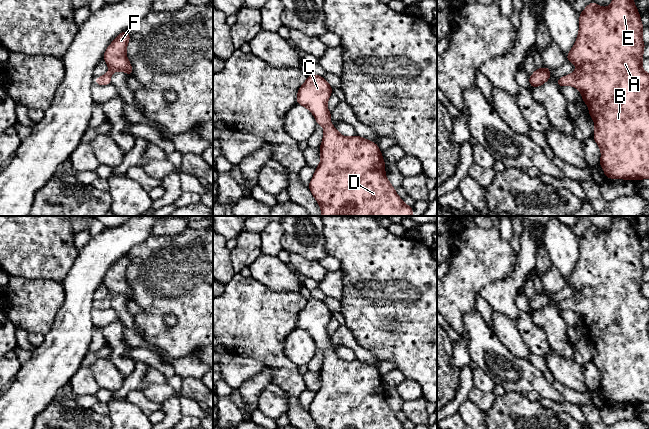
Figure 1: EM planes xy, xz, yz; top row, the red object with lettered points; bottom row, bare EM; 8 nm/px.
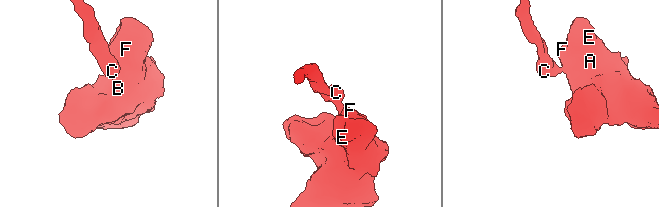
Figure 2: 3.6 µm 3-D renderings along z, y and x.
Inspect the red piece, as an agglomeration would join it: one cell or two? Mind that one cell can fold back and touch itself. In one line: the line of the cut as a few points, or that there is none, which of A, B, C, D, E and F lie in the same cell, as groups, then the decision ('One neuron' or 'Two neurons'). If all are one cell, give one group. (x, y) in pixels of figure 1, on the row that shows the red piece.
No split. Groups: A B C D E F. One neuron

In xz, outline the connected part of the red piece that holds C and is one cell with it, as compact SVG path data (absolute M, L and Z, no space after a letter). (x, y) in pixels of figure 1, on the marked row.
M311 74L299 88L296 102L309 109L317 124L324 127L319 147L321 161L308 185L321 207L321 216L412 216L413 207L403 202L385 175L385 162L378 145L357 134L342 136L330 124L327 102L332 91L324 77Z

